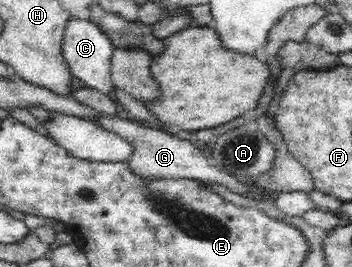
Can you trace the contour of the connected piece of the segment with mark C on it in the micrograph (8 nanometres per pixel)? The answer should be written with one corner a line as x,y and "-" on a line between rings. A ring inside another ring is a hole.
70,19
62,36
62,57
68,65
71,76
84,83
86,87
112,96
114,80
111,76
111,58
115,50
109,36
93,21

